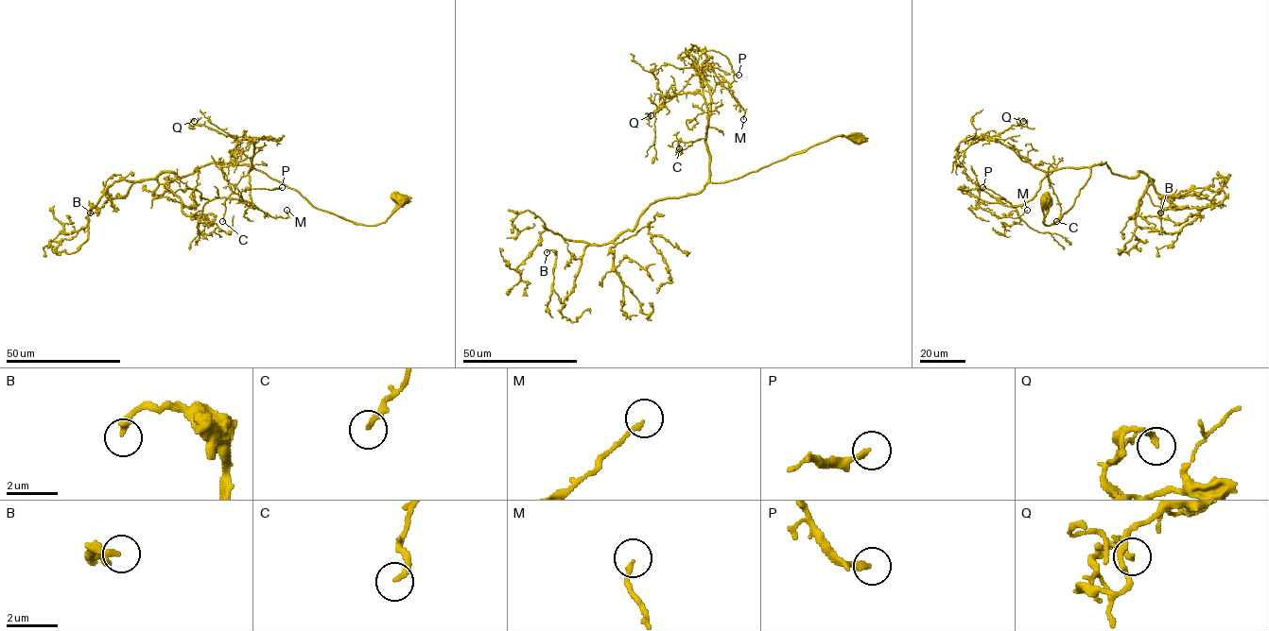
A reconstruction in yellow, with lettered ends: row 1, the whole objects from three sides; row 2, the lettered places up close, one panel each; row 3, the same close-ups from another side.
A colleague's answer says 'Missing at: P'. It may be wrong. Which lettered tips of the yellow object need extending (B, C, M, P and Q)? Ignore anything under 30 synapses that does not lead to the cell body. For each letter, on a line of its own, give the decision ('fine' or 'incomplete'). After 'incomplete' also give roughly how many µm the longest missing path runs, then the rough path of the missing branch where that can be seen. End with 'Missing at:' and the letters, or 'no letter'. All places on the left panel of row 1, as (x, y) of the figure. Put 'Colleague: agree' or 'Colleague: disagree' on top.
Colleague: agree
B: fine
C: fine
M: fine
P: incomplete; missing 20 µm; course (282, 187), (282, 175), (291, 174), (299, 179)
Q: fine
Missing at: P

